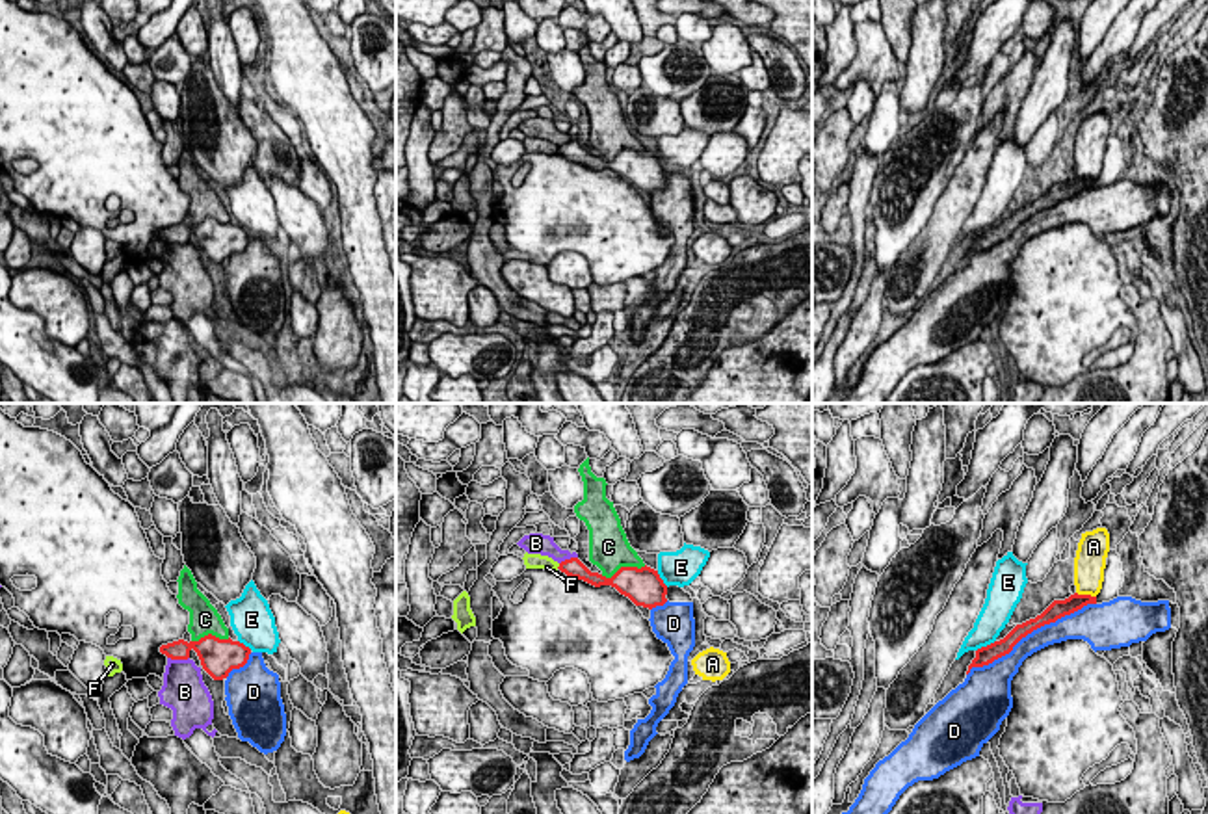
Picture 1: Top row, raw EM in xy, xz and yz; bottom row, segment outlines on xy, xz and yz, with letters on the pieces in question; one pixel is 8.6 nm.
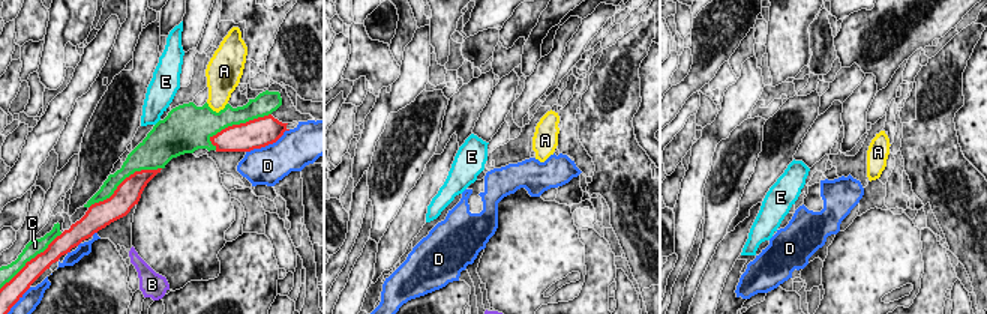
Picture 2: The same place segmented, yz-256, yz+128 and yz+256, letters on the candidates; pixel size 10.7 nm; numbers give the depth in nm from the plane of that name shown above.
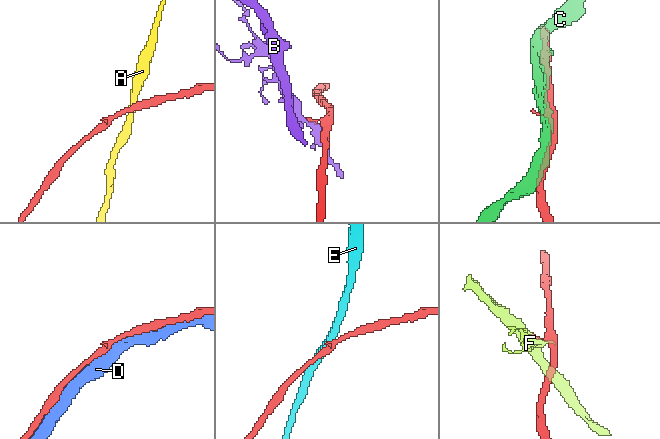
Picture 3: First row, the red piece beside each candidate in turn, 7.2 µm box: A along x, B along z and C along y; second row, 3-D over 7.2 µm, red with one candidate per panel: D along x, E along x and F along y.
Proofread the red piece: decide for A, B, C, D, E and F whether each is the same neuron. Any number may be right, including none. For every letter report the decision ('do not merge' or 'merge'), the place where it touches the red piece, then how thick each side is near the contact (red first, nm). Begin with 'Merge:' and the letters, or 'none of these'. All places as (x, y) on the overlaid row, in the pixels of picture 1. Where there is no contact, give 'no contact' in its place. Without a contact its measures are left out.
Merge: D
A: do not merge; contact yz (1086, 595); calibres 140 and 260 nm
B: do not merge; contact xy (179, 658); calibres 190 and 360 nm
C: do not merge; contact xz (623, 567); calibres 320 and 360 nm
D: merge; contact yz (1030, 632); calibres 140 and 190 nm
E: do not merge; contact yz (987, 645); calibres 160 and 260 nm
F: do not merge; contact xz (560, 565); calibres 170 and 130 nm

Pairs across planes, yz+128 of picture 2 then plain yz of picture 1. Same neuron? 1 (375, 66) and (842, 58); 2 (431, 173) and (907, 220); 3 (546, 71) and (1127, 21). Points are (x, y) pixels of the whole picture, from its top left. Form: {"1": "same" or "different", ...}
{"1": "different", "2": "different", "3": "same"}

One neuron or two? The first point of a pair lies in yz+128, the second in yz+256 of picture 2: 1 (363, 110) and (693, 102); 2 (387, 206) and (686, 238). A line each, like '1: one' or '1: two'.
1: two
2: two

